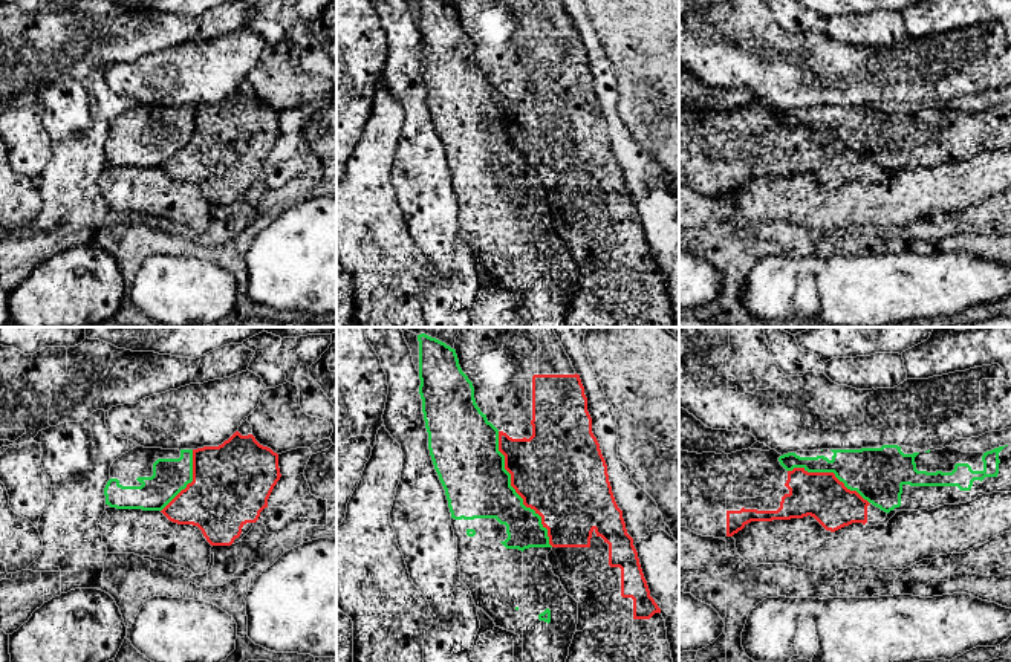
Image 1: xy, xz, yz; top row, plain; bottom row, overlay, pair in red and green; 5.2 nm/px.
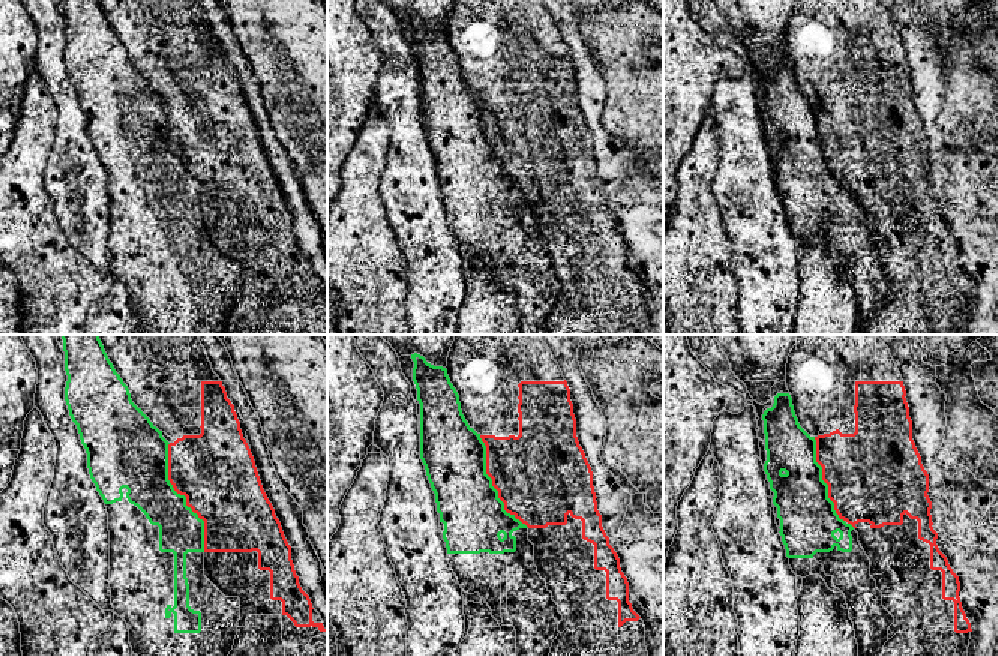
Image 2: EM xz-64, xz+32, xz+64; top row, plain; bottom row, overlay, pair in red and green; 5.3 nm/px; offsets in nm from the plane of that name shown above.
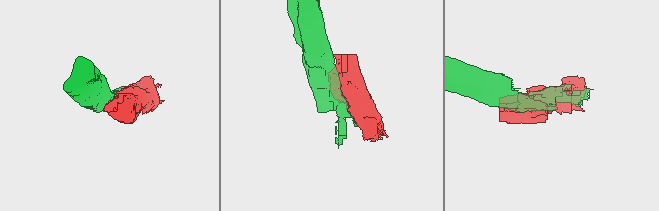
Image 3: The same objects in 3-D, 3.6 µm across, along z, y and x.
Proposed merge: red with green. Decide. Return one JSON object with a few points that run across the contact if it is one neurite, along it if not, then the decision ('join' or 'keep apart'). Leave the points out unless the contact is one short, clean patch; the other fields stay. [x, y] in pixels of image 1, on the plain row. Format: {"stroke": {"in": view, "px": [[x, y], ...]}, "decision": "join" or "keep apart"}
{"decision": "keep apart"}

